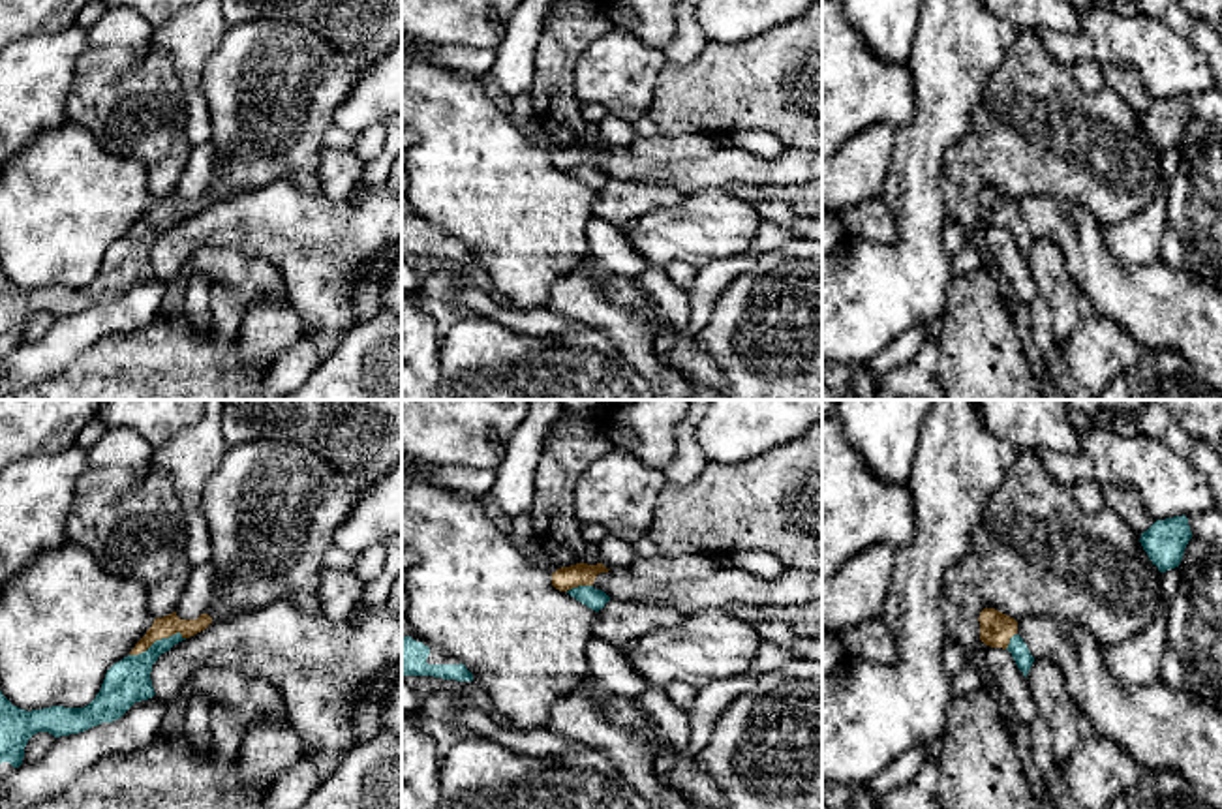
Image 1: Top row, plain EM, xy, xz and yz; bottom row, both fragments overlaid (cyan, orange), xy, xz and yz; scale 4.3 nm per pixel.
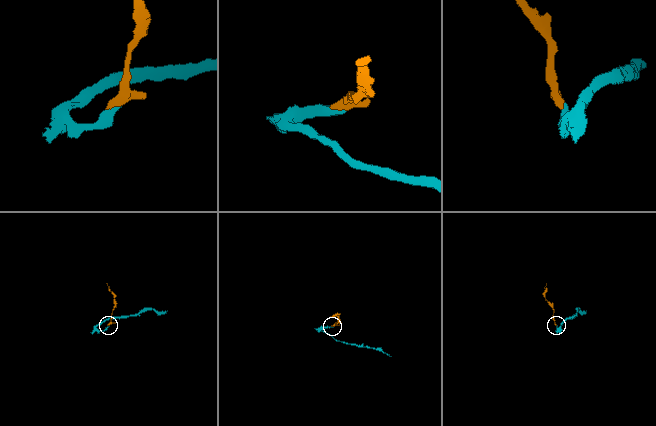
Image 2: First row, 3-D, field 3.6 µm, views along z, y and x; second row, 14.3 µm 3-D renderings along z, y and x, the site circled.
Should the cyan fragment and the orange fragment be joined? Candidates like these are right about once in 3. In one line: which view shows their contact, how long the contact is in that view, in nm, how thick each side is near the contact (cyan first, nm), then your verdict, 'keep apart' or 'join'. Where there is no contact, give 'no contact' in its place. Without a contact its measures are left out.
meets cyan in xy; contact 260 nm long; 190 nm thick on the cyan side, 90 nm on the other; join

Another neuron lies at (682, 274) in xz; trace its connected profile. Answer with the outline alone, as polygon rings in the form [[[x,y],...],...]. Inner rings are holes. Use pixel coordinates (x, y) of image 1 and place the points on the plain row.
[[[681,259],[664,265],[668,280],[681,291],[689,291],[696,278],[696,268]]]

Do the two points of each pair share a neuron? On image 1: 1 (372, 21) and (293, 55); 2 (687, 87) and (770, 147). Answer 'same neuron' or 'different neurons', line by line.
1: different neurons
2: different neurons

